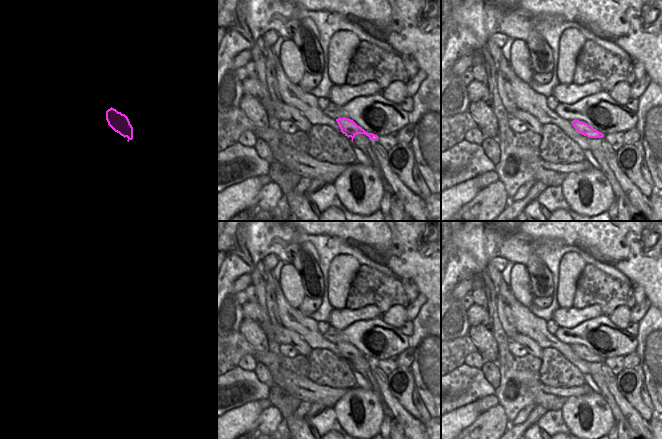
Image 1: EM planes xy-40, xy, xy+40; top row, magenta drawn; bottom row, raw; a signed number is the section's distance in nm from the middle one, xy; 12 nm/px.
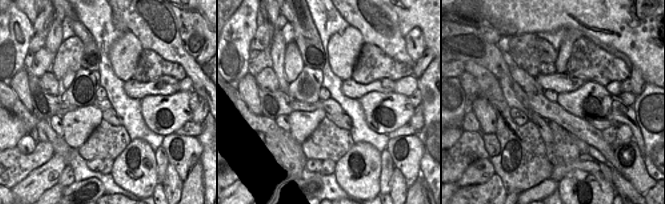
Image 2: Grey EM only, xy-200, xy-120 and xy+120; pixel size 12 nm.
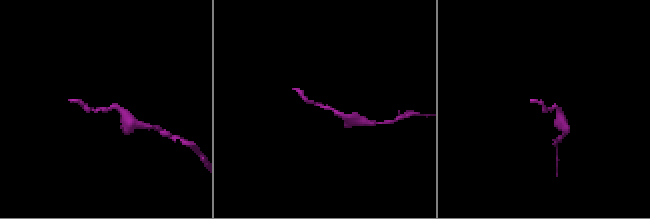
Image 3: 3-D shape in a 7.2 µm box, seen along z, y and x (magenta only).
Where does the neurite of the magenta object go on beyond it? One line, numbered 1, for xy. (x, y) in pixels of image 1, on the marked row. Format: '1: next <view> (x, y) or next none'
1: next none

